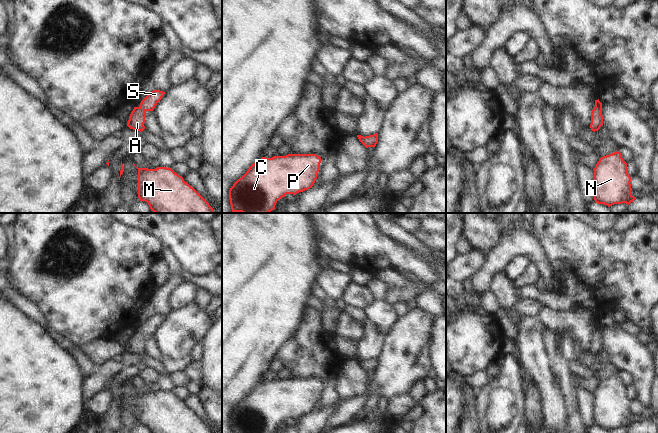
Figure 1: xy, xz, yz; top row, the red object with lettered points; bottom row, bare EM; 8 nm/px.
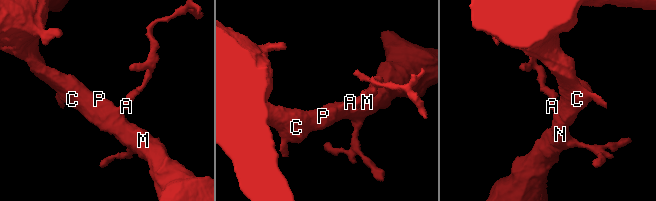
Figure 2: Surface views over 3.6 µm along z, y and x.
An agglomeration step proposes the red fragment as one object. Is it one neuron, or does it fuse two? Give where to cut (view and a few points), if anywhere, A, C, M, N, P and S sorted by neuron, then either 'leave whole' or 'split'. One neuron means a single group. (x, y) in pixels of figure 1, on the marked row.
cut none; groups A C M N P S; leave whole

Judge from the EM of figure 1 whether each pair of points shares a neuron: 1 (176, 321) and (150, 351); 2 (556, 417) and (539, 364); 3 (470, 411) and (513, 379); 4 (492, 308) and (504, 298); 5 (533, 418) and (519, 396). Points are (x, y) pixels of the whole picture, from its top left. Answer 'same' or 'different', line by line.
1: different
2: same
3: different
4: different
5: different

